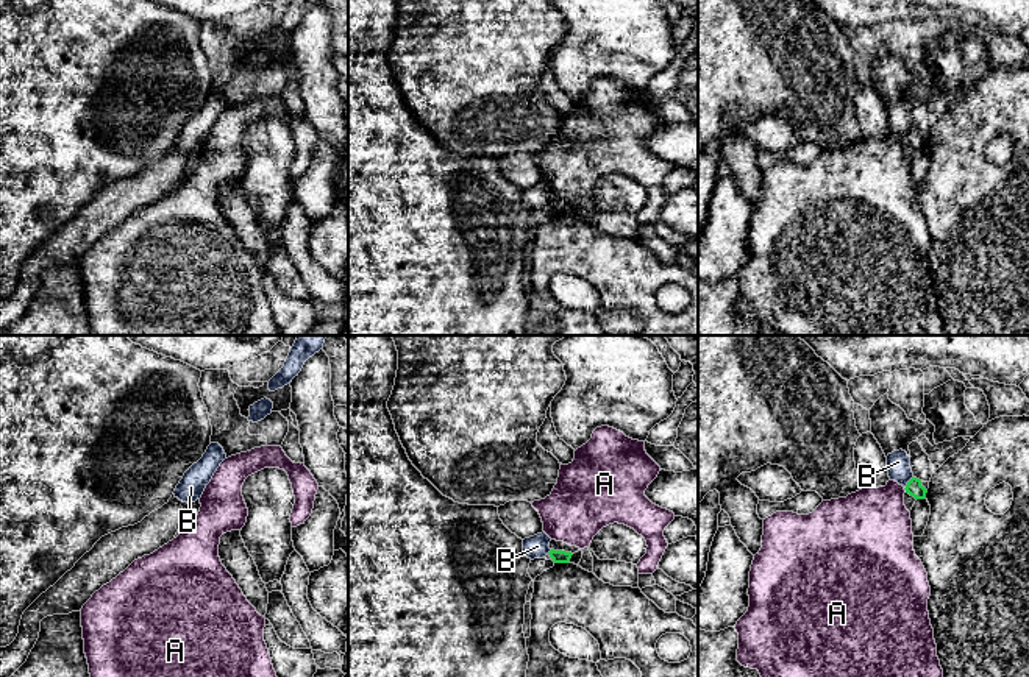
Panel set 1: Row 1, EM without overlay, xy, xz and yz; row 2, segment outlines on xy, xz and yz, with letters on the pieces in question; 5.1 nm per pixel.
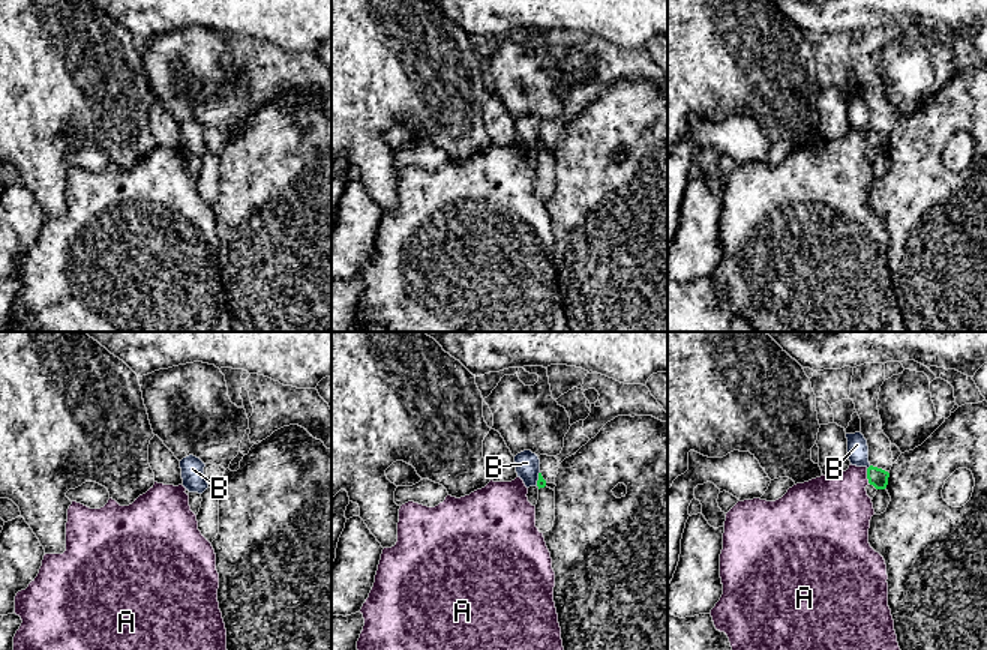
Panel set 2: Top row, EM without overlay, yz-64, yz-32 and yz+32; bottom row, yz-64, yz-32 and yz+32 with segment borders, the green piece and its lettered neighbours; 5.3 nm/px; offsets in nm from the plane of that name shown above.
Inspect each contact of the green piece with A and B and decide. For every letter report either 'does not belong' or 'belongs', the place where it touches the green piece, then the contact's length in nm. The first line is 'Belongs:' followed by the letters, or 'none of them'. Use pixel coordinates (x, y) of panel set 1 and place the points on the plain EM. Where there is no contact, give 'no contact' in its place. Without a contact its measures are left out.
Belongs: none of them
A: does not belong; contact yz (904, 139); length 30 nm
B: does not belong; contact yz (907, 133); length 80 nm

